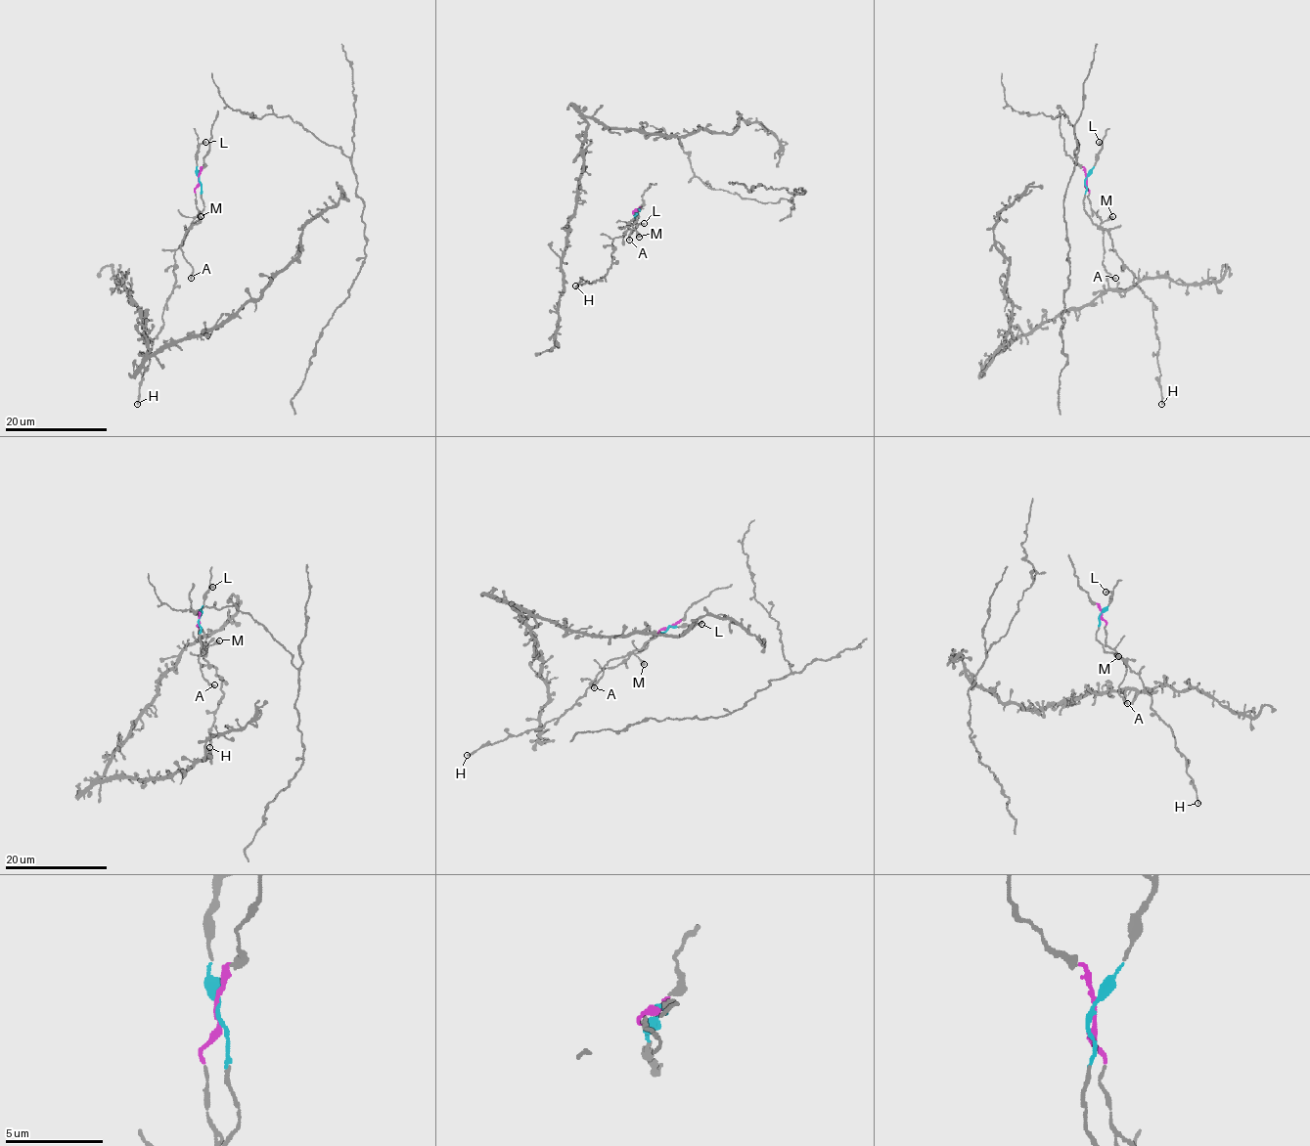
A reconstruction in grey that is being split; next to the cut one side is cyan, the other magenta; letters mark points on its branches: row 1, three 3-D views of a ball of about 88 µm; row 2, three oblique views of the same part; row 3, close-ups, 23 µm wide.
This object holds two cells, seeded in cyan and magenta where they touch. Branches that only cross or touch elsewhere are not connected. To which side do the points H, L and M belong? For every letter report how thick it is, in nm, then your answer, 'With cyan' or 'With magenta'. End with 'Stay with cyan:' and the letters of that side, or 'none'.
H: Thickness 200 nm. With magenta
L: Thickness 320 nm. With cyan
M: Thickness 480 nm. With magenta
Stay with cyan: L

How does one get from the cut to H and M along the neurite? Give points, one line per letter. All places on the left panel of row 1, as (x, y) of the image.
H: (198, 179), (194, 190), (200, 212), (174, 255), (175, 284), (162, 314), (163, 326), (154, 339), (137, 404)
M: (198, 179), (194, 190), (200, 213), (193, 220), (201, 216)

